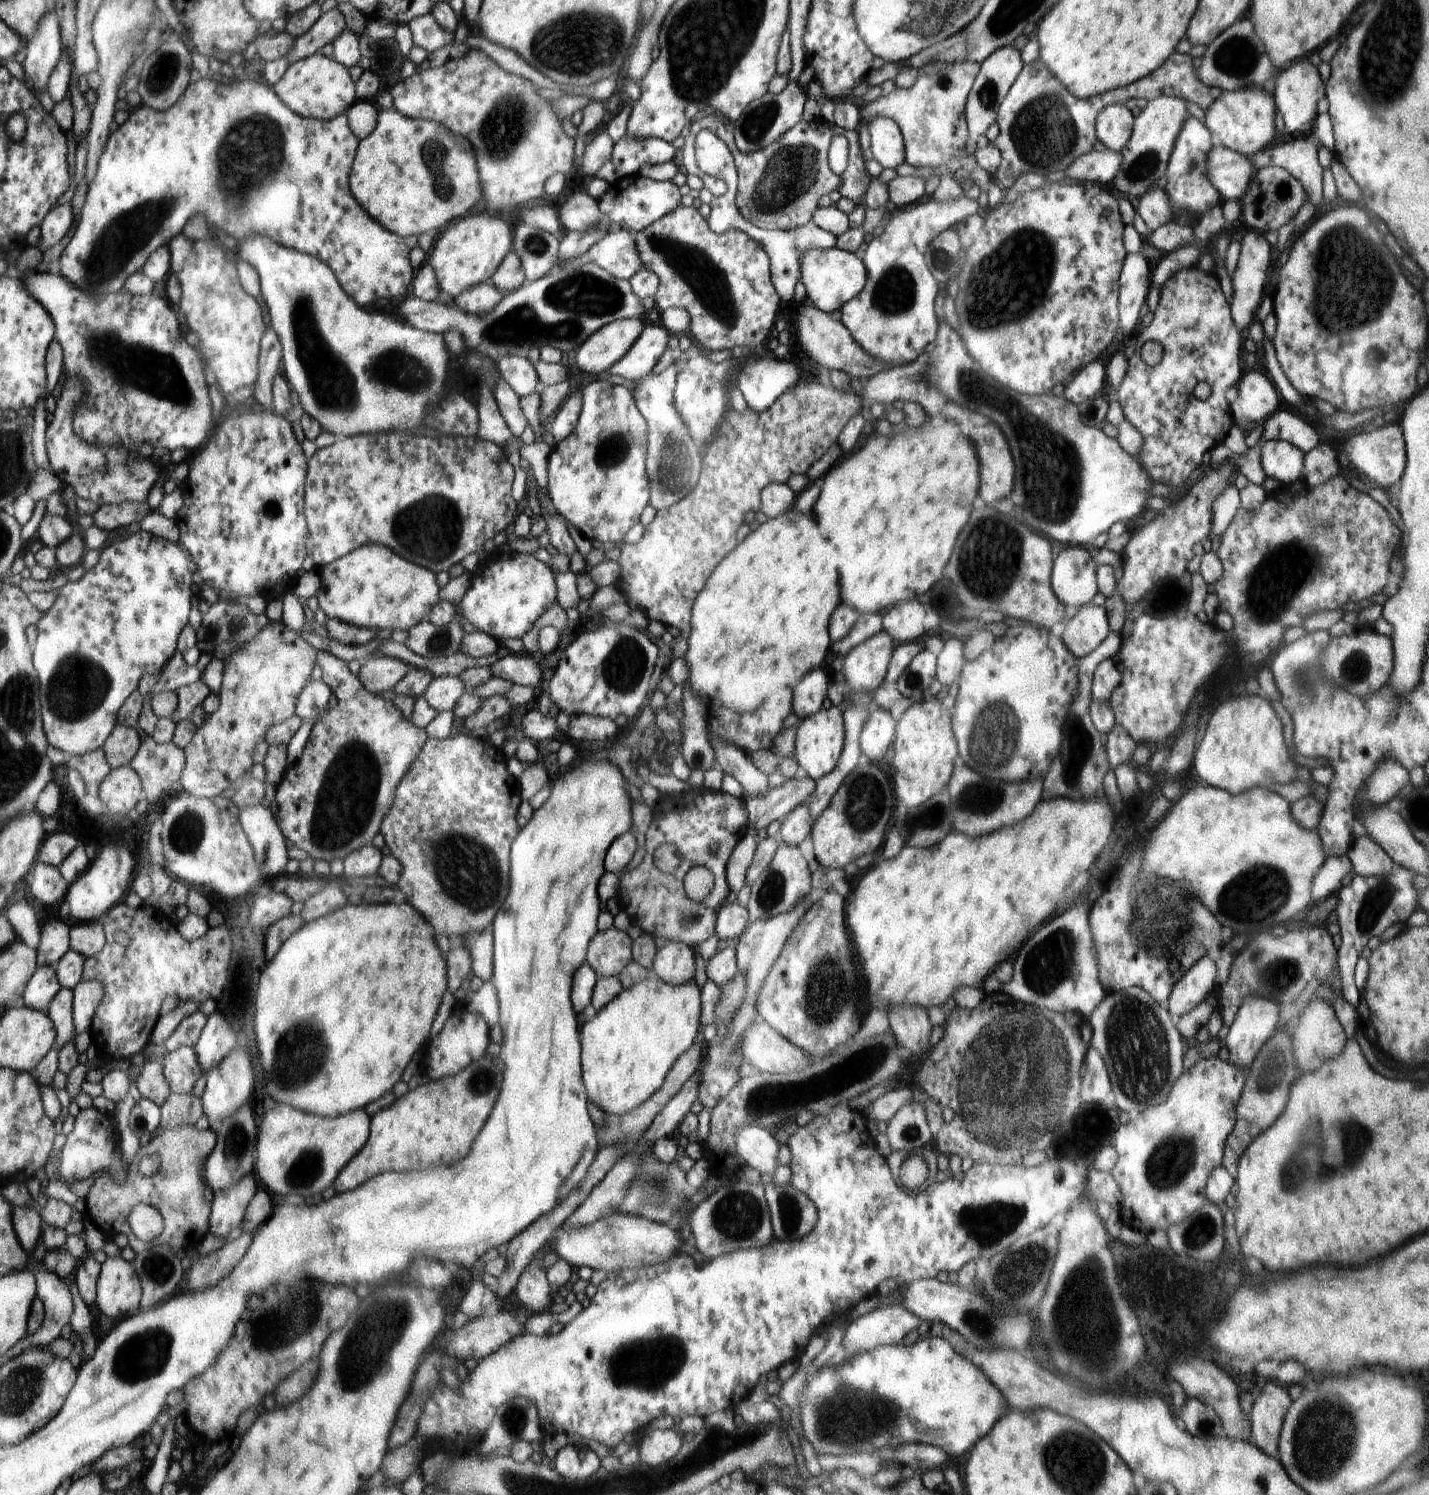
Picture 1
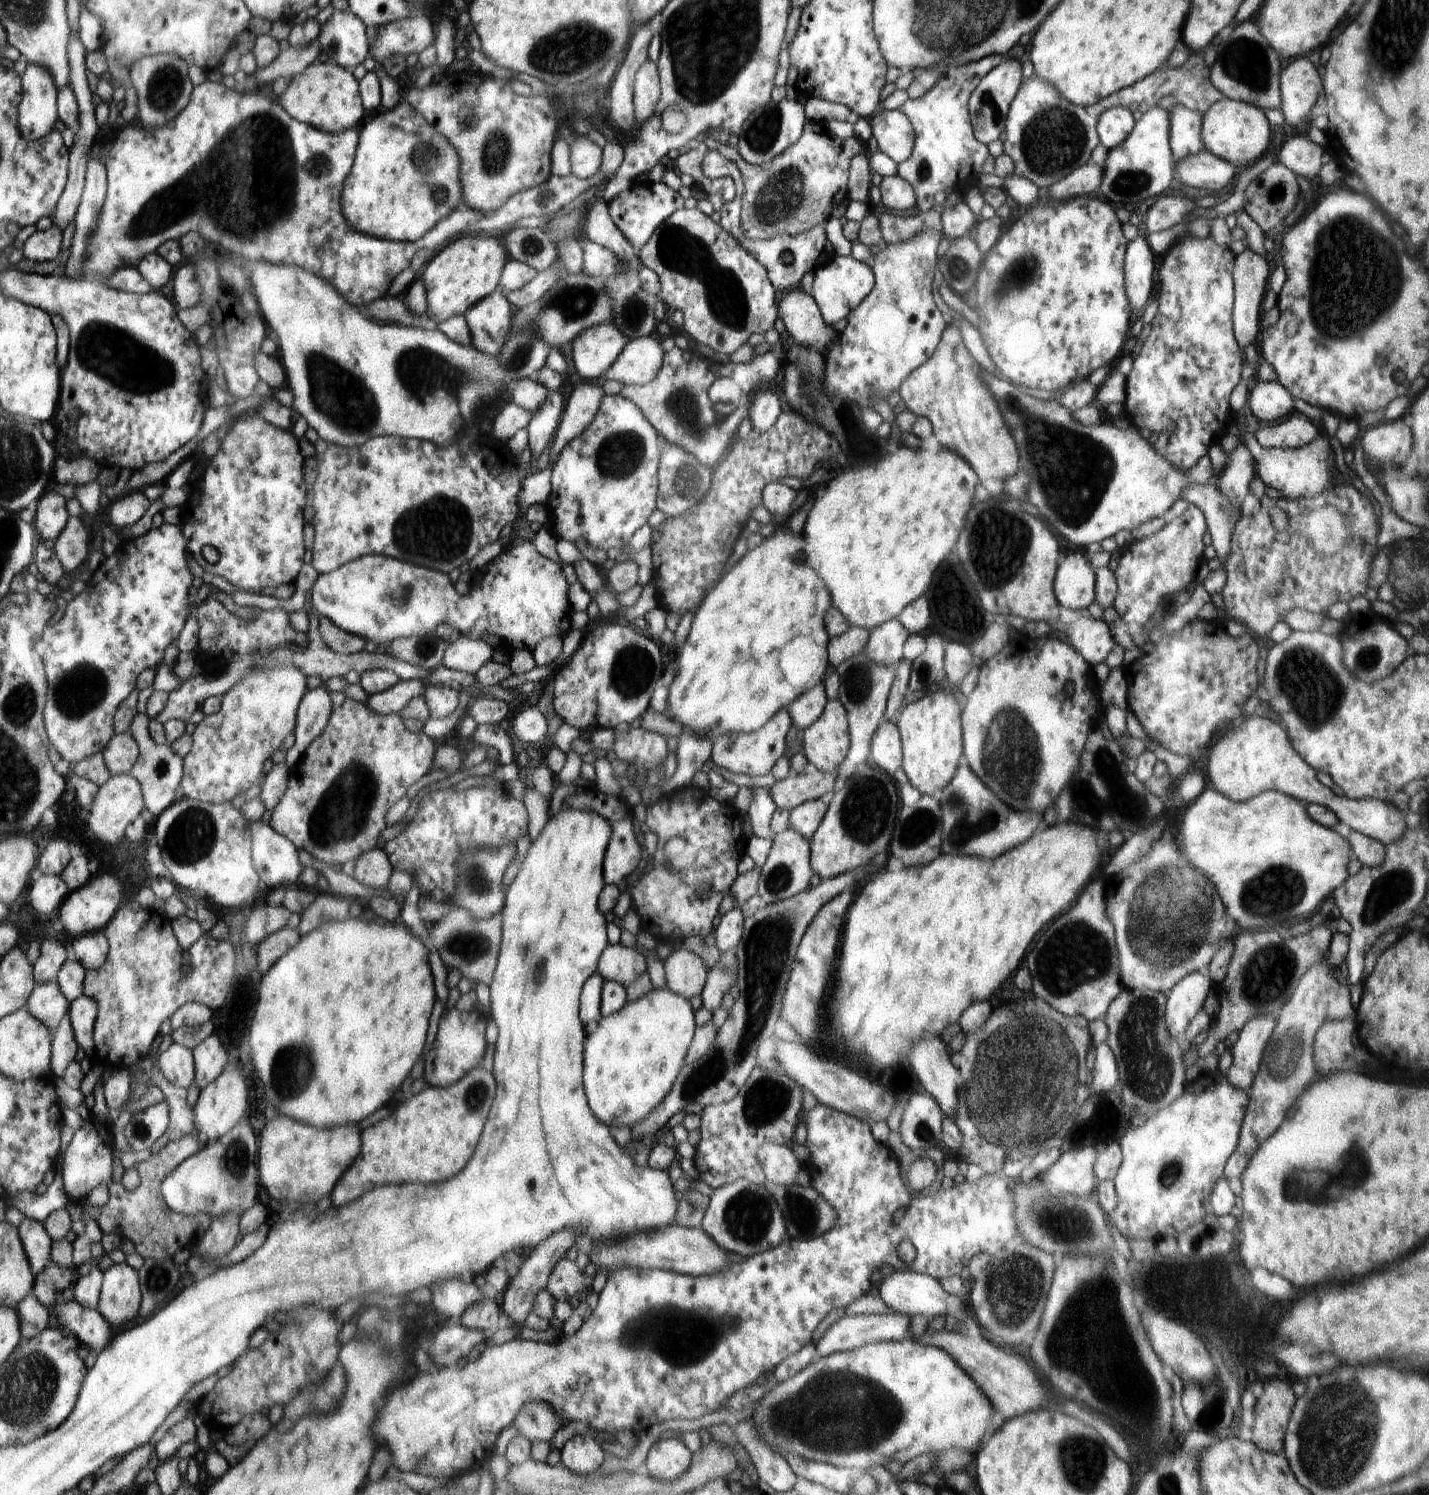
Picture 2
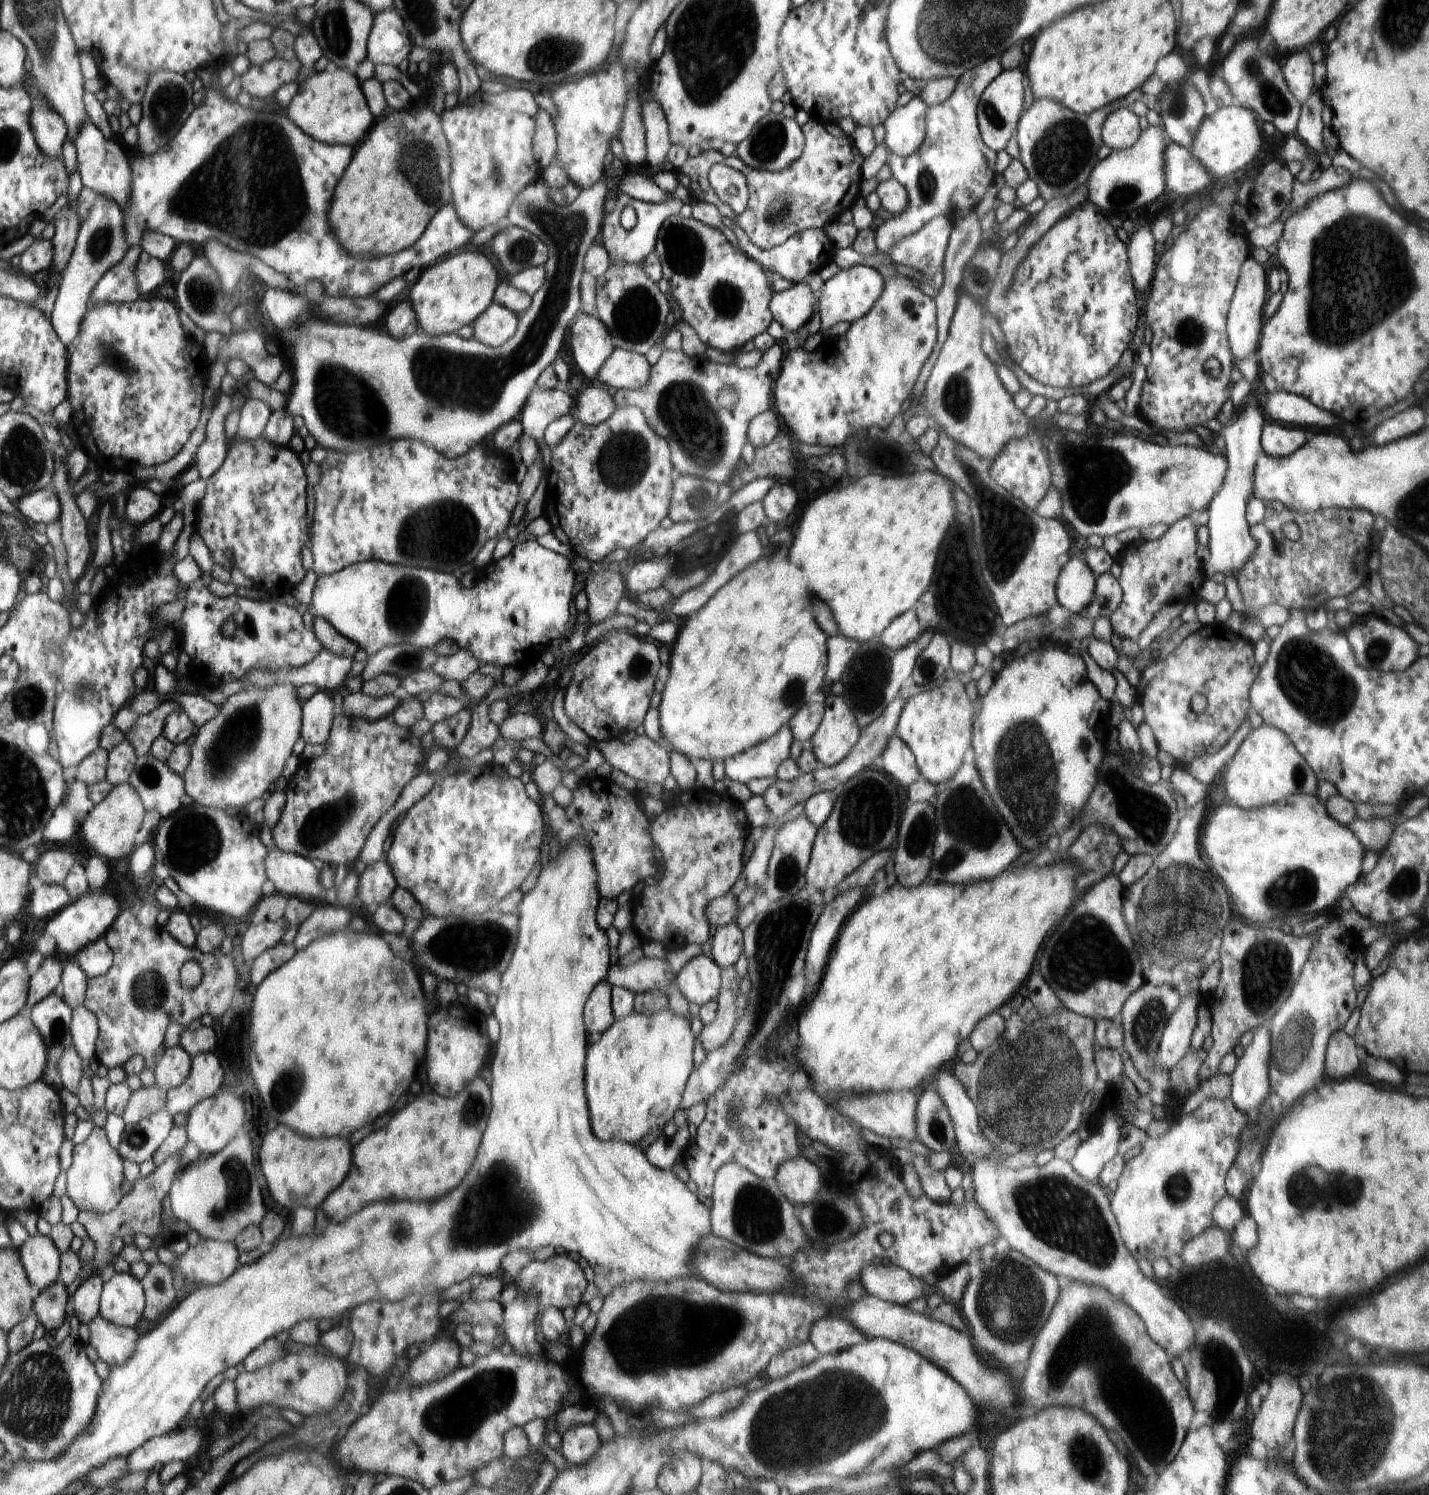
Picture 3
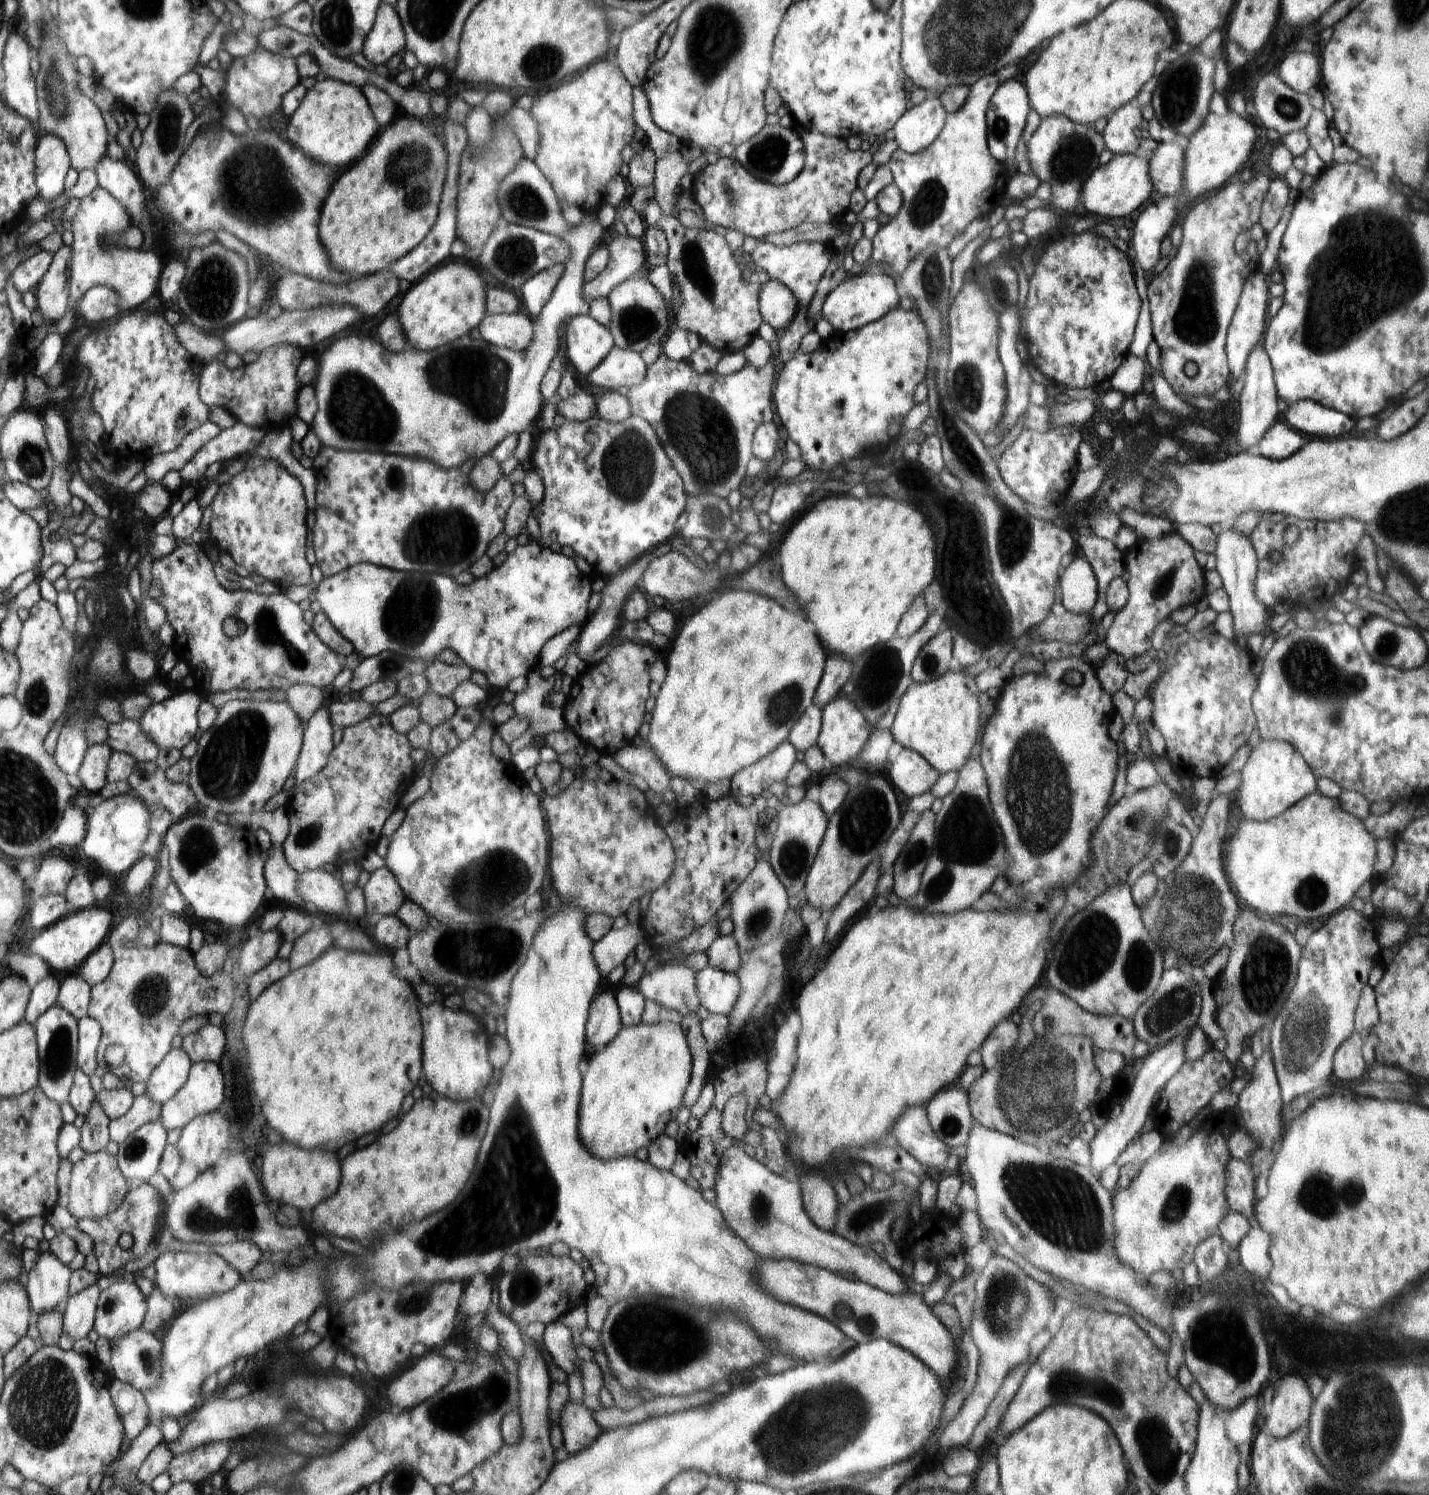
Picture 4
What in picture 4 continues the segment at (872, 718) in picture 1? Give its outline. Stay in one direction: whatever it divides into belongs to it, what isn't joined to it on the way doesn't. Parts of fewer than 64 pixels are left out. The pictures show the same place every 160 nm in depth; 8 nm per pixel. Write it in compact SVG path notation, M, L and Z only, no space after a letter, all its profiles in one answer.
M905 747L892 762L888 774L896 788L910 798L930 793L941 776L919 753Z

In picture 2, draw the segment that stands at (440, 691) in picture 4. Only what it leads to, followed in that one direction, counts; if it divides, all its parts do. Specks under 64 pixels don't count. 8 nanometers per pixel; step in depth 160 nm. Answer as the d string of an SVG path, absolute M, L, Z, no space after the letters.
M461 635L446 648L441 666L475 674L493 658L493 654L494 648L482 639Z

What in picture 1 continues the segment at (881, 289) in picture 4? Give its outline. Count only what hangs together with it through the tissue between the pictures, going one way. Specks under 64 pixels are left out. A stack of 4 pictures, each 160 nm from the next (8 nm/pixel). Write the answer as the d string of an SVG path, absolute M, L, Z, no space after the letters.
M834 247L831 249L809 249L801 255L801 281L807 290L806 297L825 313L840 310L843 304L858 296L867 284L867 267L854 253Z

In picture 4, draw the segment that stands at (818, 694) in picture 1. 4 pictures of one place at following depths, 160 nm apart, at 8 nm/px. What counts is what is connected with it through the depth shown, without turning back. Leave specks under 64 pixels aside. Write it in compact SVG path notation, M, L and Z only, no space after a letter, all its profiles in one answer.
M810 704L806 712L800 716L800 720L792 726L787 741L798 752L806 753L810 746L817 745L817 739L821 730L821 707Z

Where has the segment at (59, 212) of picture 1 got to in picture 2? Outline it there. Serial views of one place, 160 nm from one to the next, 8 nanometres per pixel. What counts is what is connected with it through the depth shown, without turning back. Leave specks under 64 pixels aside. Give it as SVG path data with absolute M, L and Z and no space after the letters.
M54 224L43 232L32 230L21 240L25 257L35 262L56 260L64 248L64 230Z

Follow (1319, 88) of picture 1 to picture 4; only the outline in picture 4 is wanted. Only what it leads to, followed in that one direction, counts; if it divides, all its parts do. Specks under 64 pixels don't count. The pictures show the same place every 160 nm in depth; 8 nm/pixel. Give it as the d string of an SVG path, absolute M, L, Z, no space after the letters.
M1292 51L1282 60L1278 77L1290 89L1306 94L1310 88L1317 87L1320 64L1310 53Z

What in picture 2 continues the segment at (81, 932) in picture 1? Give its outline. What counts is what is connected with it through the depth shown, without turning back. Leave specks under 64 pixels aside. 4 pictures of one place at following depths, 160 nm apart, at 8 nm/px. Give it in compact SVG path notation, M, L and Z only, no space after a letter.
M104 931L78 936L72 939L70 947L79 961L89 972L91 969L100 970L108 962L111 944Z

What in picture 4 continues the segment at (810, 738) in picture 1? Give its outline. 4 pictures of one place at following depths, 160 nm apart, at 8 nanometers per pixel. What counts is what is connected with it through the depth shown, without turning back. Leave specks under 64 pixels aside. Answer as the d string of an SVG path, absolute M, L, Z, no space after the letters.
M841 694L835 697L821 710L821 730L817 746L824 754L824 758L828 759L833 766L848 764L850 760L854 762L854 758L858 758L860 752L867 747L869 739L870 728L868 728L867 718L848 696Z

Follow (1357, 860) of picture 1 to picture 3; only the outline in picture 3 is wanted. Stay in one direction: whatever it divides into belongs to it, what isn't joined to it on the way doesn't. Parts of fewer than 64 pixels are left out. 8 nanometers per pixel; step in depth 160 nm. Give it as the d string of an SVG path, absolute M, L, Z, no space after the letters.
M1399 810L1388 818L1378 818L1372 820L1360 820L1354 818L1354 821L1348 826L1349 830L1356 836L1356 840L1360 840L1360 844L1364 846L1364 850L1381 854L1390 842L1396 816L1402 816Z

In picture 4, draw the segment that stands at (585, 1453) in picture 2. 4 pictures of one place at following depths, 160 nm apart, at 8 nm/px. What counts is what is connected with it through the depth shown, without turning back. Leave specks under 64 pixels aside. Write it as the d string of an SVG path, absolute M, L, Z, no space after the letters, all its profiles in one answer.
M567 1403L561 1412L559 1426L564 1435L563 1455L574 1456L586 1451L602 1434L598 1422L584 1404Z

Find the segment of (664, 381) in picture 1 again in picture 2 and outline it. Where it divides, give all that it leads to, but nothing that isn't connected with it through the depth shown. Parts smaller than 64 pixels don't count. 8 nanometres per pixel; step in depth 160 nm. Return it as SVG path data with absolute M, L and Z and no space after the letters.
M661 438L659 450L660 499L657 510L663 512L666 517L680 516L682 512L695 508L696 504L699 504L704 496L707 496L708 488L711 488L711 481L714 479L714 473L702 461L696 460L696 456L688 452L686 448L680 448L680 444L672 444L666 438Z

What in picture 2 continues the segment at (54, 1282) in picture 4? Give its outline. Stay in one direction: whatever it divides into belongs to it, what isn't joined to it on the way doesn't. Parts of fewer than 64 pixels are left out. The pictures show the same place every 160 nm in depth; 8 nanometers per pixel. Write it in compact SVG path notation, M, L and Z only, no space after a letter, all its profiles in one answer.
M27 1217L19 1227L19 1232L28 1257L31 1258L32 1269L36 1275L42 1274L48 1264L52 1263L52 1248L55 1244L47 1226L34 1218Z

